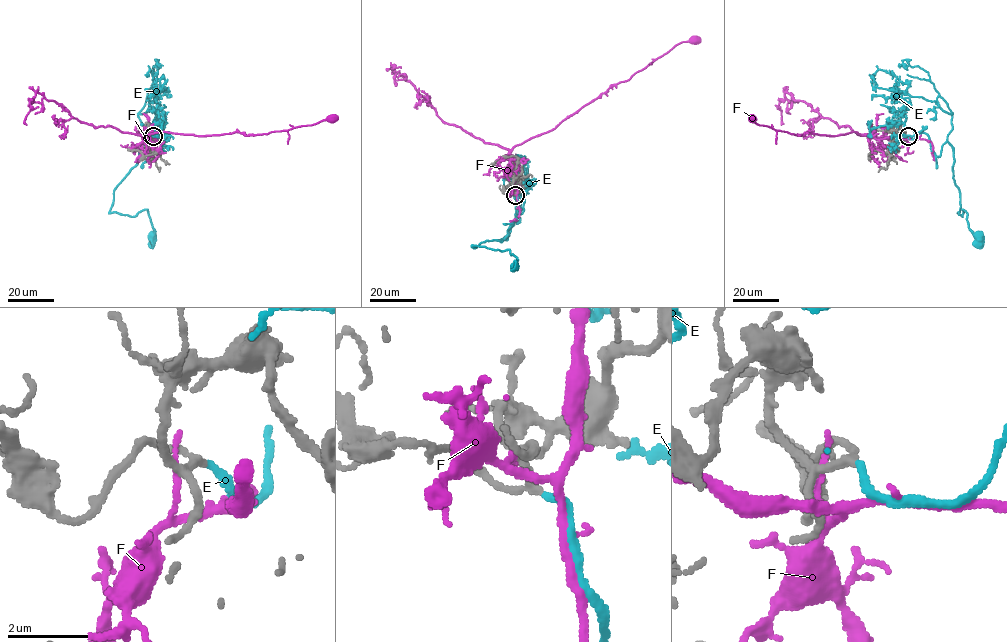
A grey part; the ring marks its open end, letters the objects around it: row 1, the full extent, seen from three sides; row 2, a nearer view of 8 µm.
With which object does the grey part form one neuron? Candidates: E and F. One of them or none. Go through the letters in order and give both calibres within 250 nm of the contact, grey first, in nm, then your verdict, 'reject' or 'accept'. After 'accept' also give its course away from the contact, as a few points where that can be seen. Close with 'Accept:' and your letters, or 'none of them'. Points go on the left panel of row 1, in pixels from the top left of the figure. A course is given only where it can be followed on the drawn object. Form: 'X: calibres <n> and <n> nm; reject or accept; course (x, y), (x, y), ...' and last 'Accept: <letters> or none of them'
E: calibres 180 and 170 nm; accept; course (153, 137), (149, 156), (145, 142), (109, 212), (135, 216), (147, 209), (151, 235)
F: calibres 180 and 140 nm; reject
Accept: E

